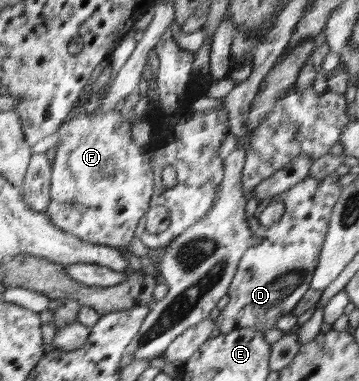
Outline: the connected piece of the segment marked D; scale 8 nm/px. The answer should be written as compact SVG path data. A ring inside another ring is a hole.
M337 173L327 175L322 179L309 175L279 196L267 197L259 201L254 215L248 218L248 225L250 233L254 237L262 237L262 241L244 252L228 288L227 294L230 300L224 309L220 310L220 314L215 320L216 333L230 333L240 328L254 328L265 332L267 329L274 329L280 317L292 312L297 307L302 296L309 291L308 285L310 285L316 273L317 265L320 263L320 253L324 247L325 237L328 235L333 207L340 199L343 190L343 186L340 185L340 178L341 176ZM279 200L284 203L284 214L280 220L270 226L261 226L258 222L258 216L262 210L267 205L278 203Z

